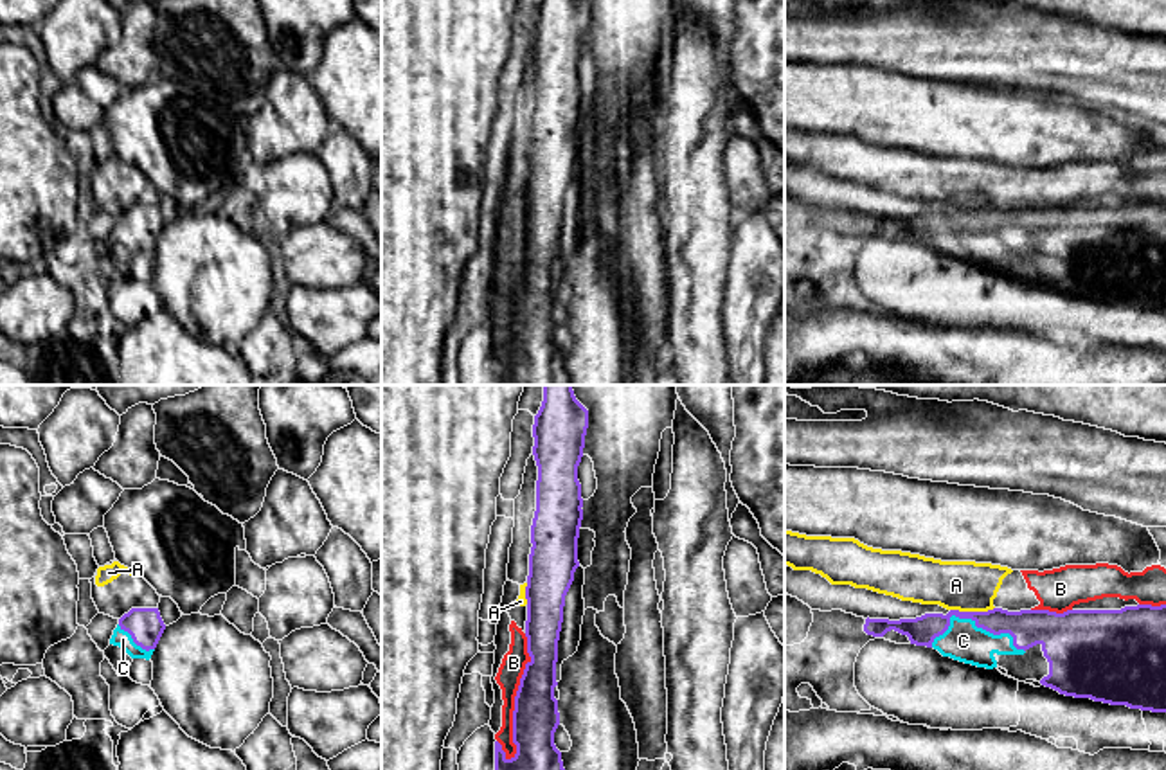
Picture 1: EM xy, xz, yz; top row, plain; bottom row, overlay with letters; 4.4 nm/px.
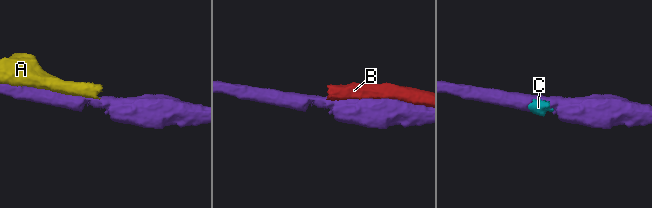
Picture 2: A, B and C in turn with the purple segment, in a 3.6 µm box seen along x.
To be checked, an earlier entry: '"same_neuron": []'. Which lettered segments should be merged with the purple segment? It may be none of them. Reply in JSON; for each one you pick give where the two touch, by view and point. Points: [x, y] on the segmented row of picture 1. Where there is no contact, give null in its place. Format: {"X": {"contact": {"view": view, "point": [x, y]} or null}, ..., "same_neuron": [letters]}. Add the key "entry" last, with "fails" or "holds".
{"C": {"contact": {"view": "yz", "point": [977, 626]}}, "same_neuron": ["C"], "entry": "fails"}

